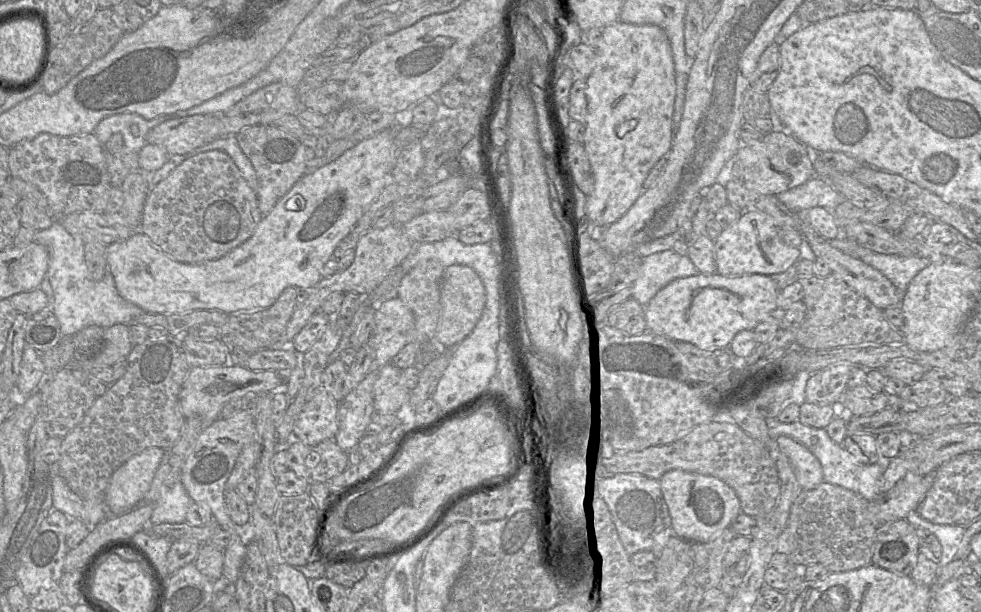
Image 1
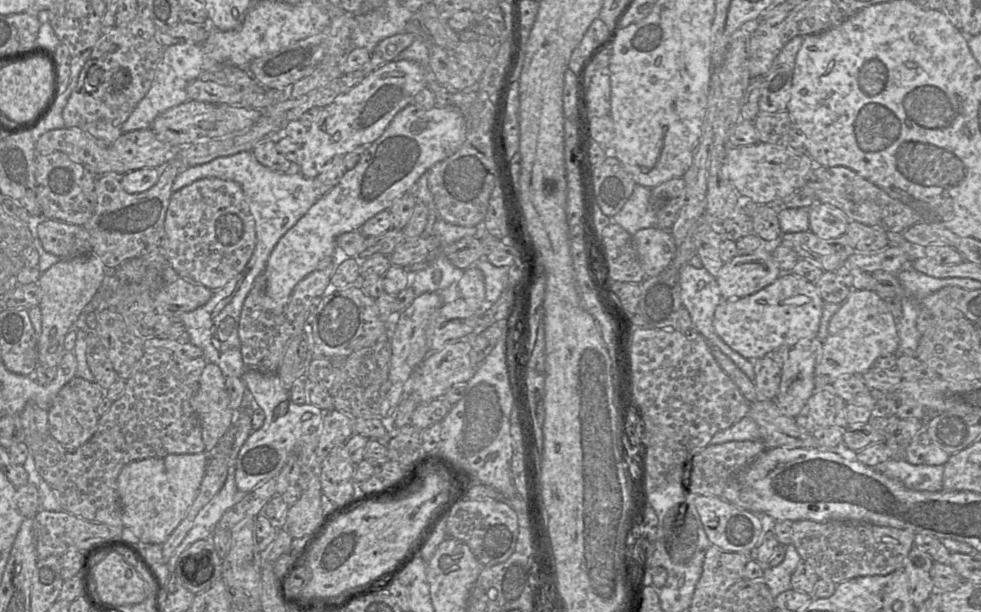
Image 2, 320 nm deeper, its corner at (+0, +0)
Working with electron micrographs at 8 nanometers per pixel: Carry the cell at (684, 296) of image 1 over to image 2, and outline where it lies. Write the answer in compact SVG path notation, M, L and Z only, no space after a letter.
M781 273L770 285L746 297L723 299L715 309L713 327L717 335L746 359L756 360L773 350L817 337L824 300L815 284L793 273Z

